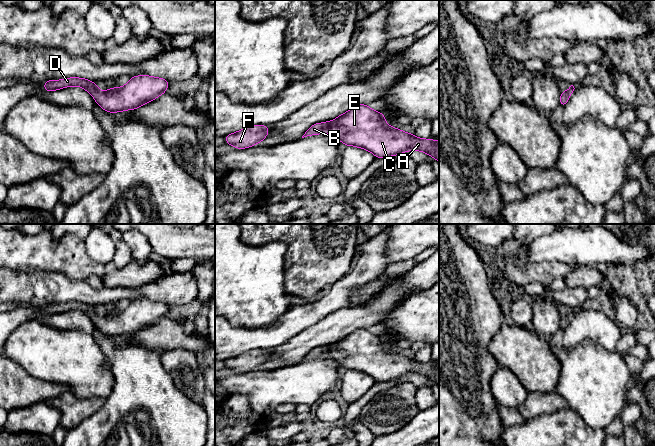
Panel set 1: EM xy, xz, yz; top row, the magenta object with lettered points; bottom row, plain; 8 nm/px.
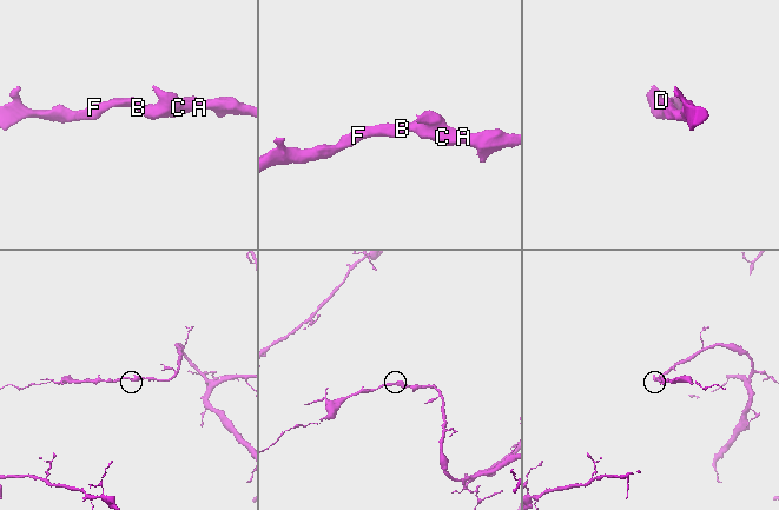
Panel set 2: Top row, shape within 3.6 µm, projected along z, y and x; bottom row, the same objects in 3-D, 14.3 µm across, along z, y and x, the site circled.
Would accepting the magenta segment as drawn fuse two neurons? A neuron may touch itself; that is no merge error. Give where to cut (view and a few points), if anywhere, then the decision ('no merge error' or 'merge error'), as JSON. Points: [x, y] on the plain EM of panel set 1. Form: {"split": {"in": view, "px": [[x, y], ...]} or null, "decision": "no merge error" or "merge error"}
{"split": null, "decision": "no merge error"}

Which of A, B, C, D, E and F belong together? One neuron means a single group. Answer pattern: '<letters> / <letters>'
A B C D E F

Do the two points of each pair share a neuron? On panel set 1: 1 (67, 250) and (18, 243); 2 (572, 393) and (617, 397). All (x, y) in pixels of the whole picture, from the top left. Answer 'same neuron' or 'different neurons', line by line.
1: same neuron
2: same neuron

